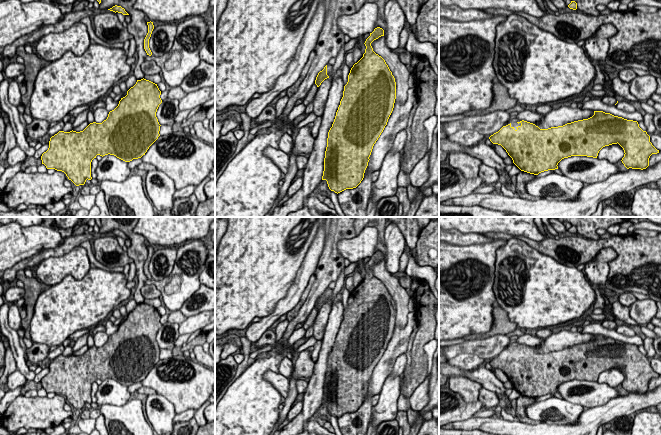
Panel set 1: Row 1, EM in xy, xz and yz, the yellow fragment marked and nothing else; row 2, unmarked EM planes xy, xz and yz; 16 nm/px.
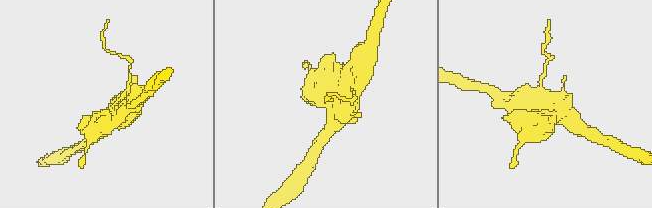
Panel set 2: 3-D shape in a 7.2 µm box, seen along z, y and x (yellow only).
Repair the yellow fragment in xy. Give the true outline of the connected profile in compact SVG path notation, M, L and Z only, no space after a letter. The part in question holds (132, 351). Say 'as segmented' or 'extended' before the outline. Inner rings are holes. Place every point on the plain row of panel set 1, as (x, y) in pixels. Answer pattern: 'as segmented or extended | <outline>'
as segmented | M141 303L127 315L127 319L119 325L118 330L109 336L102 347L90 347L83 355L59 355L49 365L49 372L41 380L42 388L47 393L55 393L66 398L76 410L84 409L91 404L91 386L97 379L114 379L117 382L130 386L141 382L149 371L160 360L160 348L156 341L161 315L157 308Z

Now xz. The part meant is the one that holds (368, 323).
as segmented | M377 251L366 263L365 277L350 294L328 356L322 404L337 418L363 404L373 370L394 332L395 302L371 270L381 260L384 254Z

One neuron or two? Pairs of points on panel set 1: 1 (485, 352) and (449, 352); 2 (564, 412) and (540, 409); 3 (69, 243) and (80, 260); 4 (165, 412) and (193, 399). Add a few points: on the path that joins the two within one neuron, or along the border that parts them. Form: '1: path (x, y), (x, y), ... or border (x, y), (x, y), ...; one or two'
1: path (476, 347), (458, 348); one
2: path (558, 409), (555, 406), (546, 408); one
3: border (79, 245), (62, 255), (50, 257); two
4: border (156, 393), (164, 396), (173, 405), (176, 414); two

